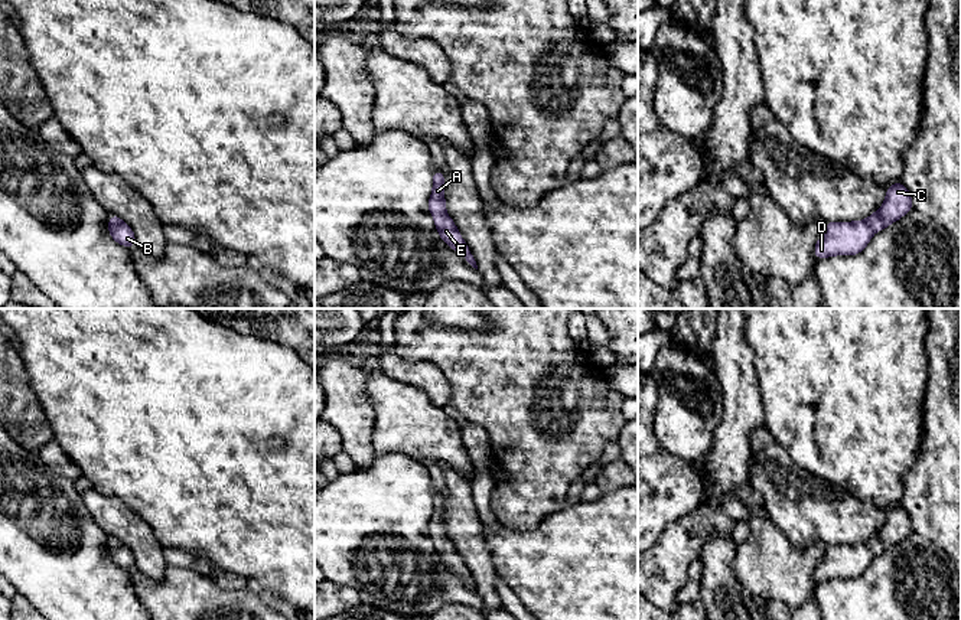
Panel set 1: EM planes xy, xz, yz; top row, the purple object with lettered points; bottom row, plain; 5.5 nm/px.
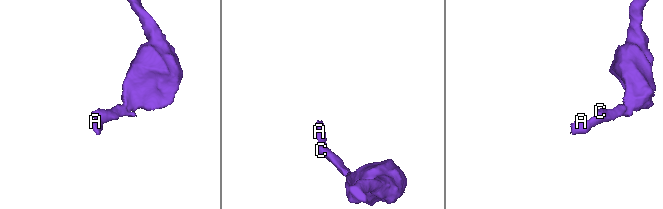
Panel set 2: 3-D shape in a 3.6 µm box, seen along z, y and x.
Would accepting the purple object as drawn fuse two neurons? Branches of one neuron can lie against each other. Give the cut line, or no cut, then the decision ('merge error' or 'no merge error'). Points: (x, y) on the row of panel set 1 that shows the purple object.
cut none; no merge error

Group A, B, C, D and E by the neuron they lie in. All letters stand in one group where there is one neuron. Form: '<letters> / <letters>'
A B C D E

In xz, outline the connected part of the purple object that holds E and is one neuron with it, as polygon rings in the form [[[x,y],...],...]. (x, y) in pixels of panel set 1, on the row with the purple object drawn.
[[[433,172],[433,193],[429,199],[429,212],[433,215],[436,228],[442,239],[455,251],[460,252],[466,261],[478,270],[476,261],[468,248],[466,242],[457,232],[457,228],[450,216],[446,215],[444,205],[444,173]]]

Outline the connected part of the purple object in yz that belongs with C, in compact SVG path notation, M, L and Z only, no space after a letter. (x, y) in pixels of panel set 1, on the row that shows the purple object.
M902 182L890 185L883 206L866 221L825 222L824 234L814 247L815 258L860 254L876 231L900 219L912 208L912 198L906 186Z

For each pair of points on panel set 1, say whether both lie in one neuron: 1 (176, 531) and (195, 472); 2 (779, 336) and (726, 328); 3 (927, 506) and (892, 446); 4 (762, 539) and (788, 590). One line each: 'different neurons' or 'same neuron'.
1: same neuron
2: different neurons
3: different neurons
4: same neuron

